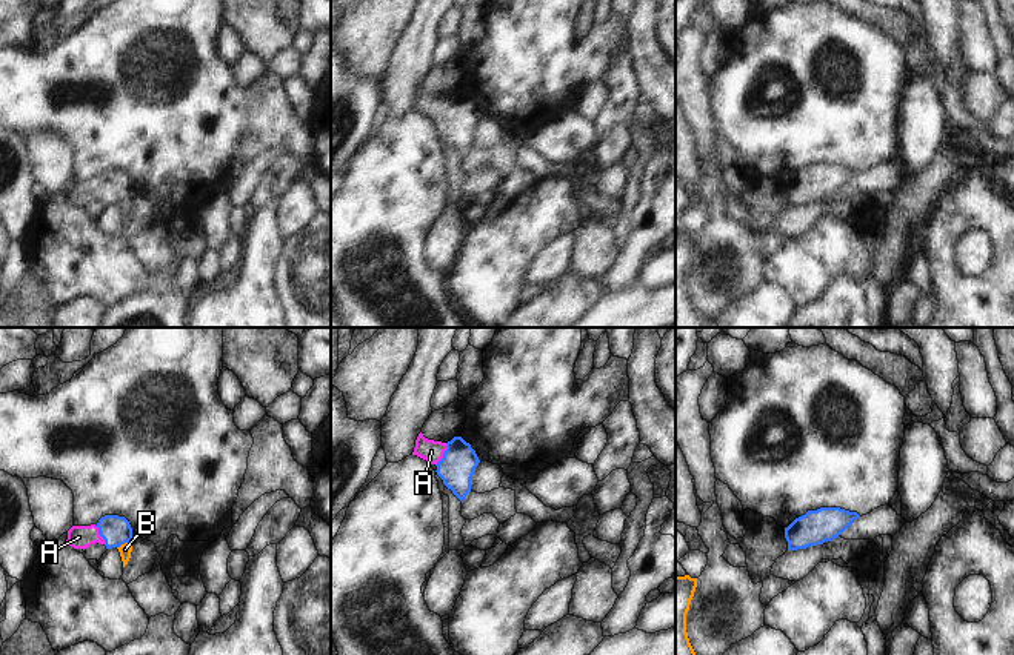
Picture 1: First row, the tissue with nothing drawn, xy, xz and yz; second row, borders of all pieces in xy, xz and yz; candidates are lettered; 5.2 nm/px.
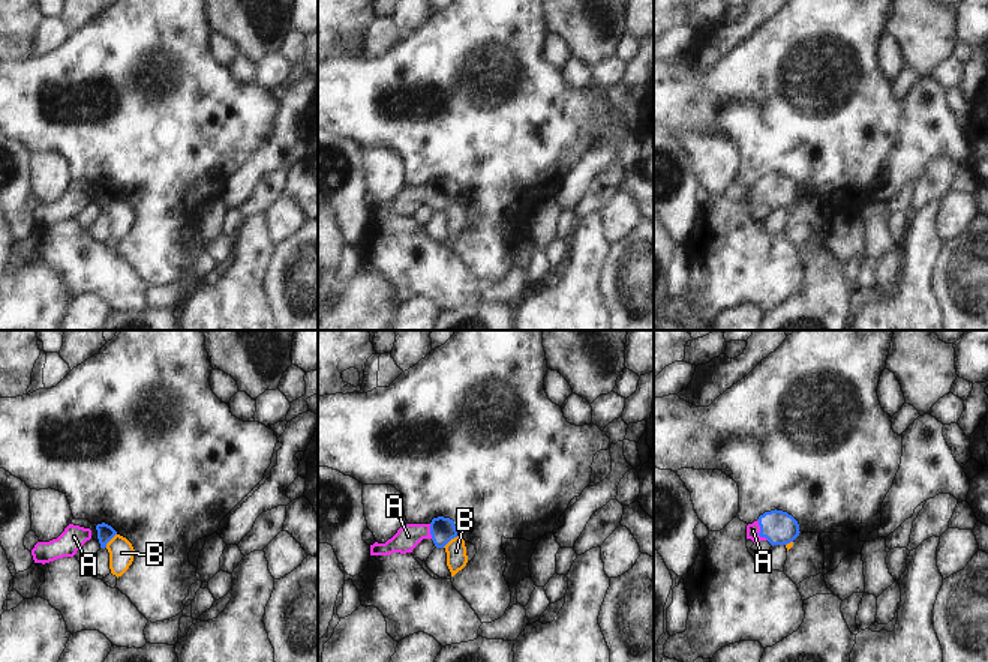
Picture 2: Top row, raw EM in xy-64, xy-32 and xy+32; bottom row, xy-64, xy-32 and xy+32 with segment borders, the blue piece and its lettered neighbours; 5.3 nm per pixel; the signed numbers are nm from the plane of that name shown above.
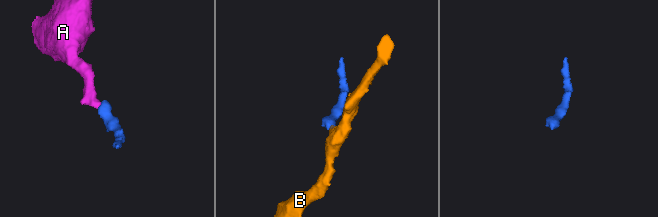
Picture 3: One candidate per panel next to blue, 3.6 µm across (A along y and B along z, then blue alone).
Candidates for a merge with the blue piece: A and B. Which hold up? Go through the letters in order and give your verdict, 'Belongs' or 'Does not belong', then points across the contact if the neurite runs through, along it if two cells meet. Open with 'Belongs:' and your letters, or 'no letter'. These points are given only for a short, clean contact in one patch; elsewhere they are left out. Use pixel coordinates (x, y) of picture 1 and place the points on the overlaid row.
Belongs: A
A: Belongs. Path across: xz (456, 468), (443, 454), (431, 451)
B: Does not belong. Boundary: xy (130, 540), (117, 548)

